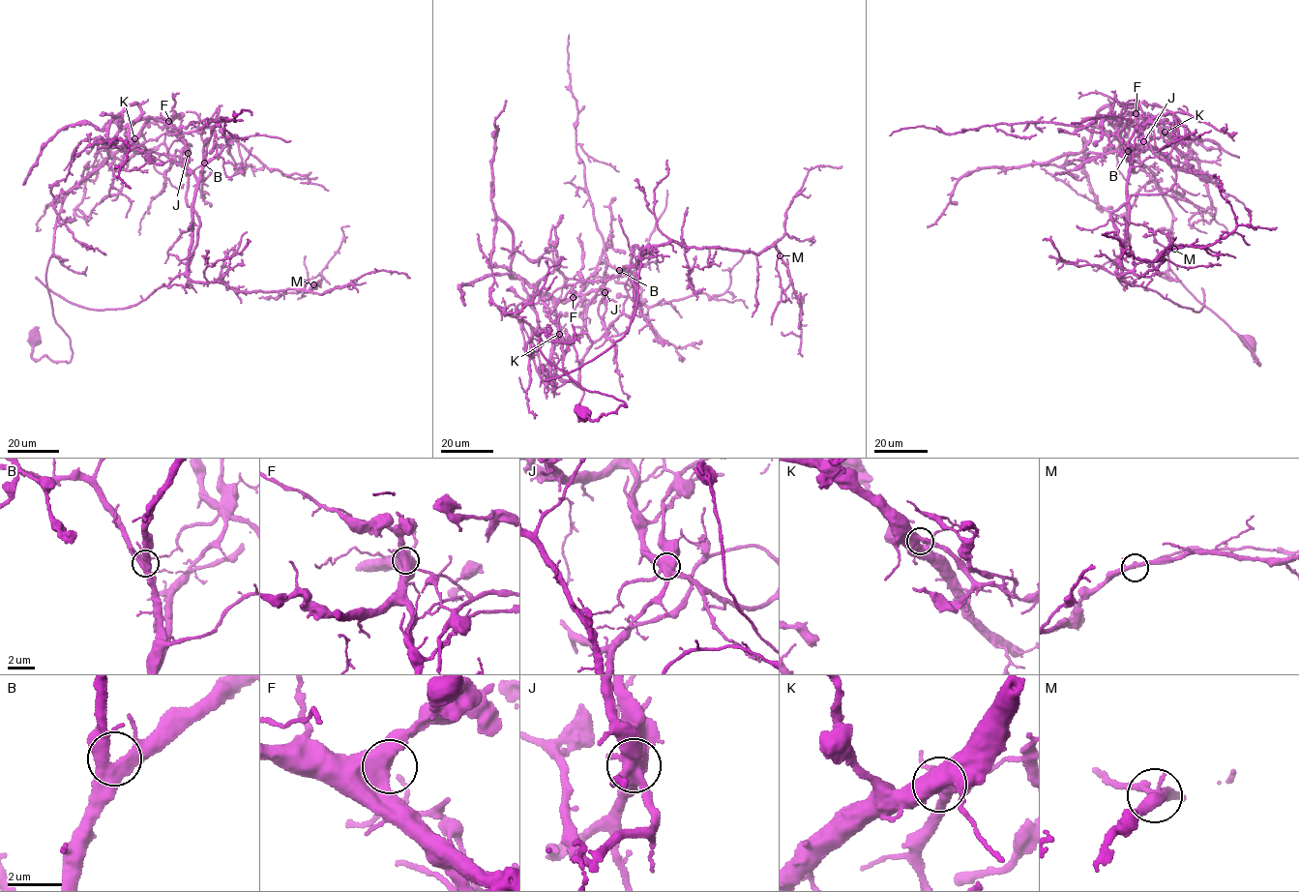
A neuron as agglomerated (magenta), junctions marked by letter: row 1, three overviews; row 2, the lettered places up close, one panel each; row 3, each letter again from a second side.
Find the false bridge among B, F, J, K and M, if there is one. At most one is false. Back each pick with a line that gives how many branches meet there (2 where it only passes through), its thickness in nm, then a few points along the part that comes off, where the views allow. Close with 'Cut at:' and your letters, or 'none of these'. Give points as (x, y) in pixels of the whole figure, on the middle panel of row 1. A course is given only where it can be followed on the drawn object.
J: 5 | 550 nm | (605, 292), (606, 282), (641, 260), (646, 248), (671, 241), (757, 253), (775, 246), (799, 314), (796, 290)
Cut at: J

